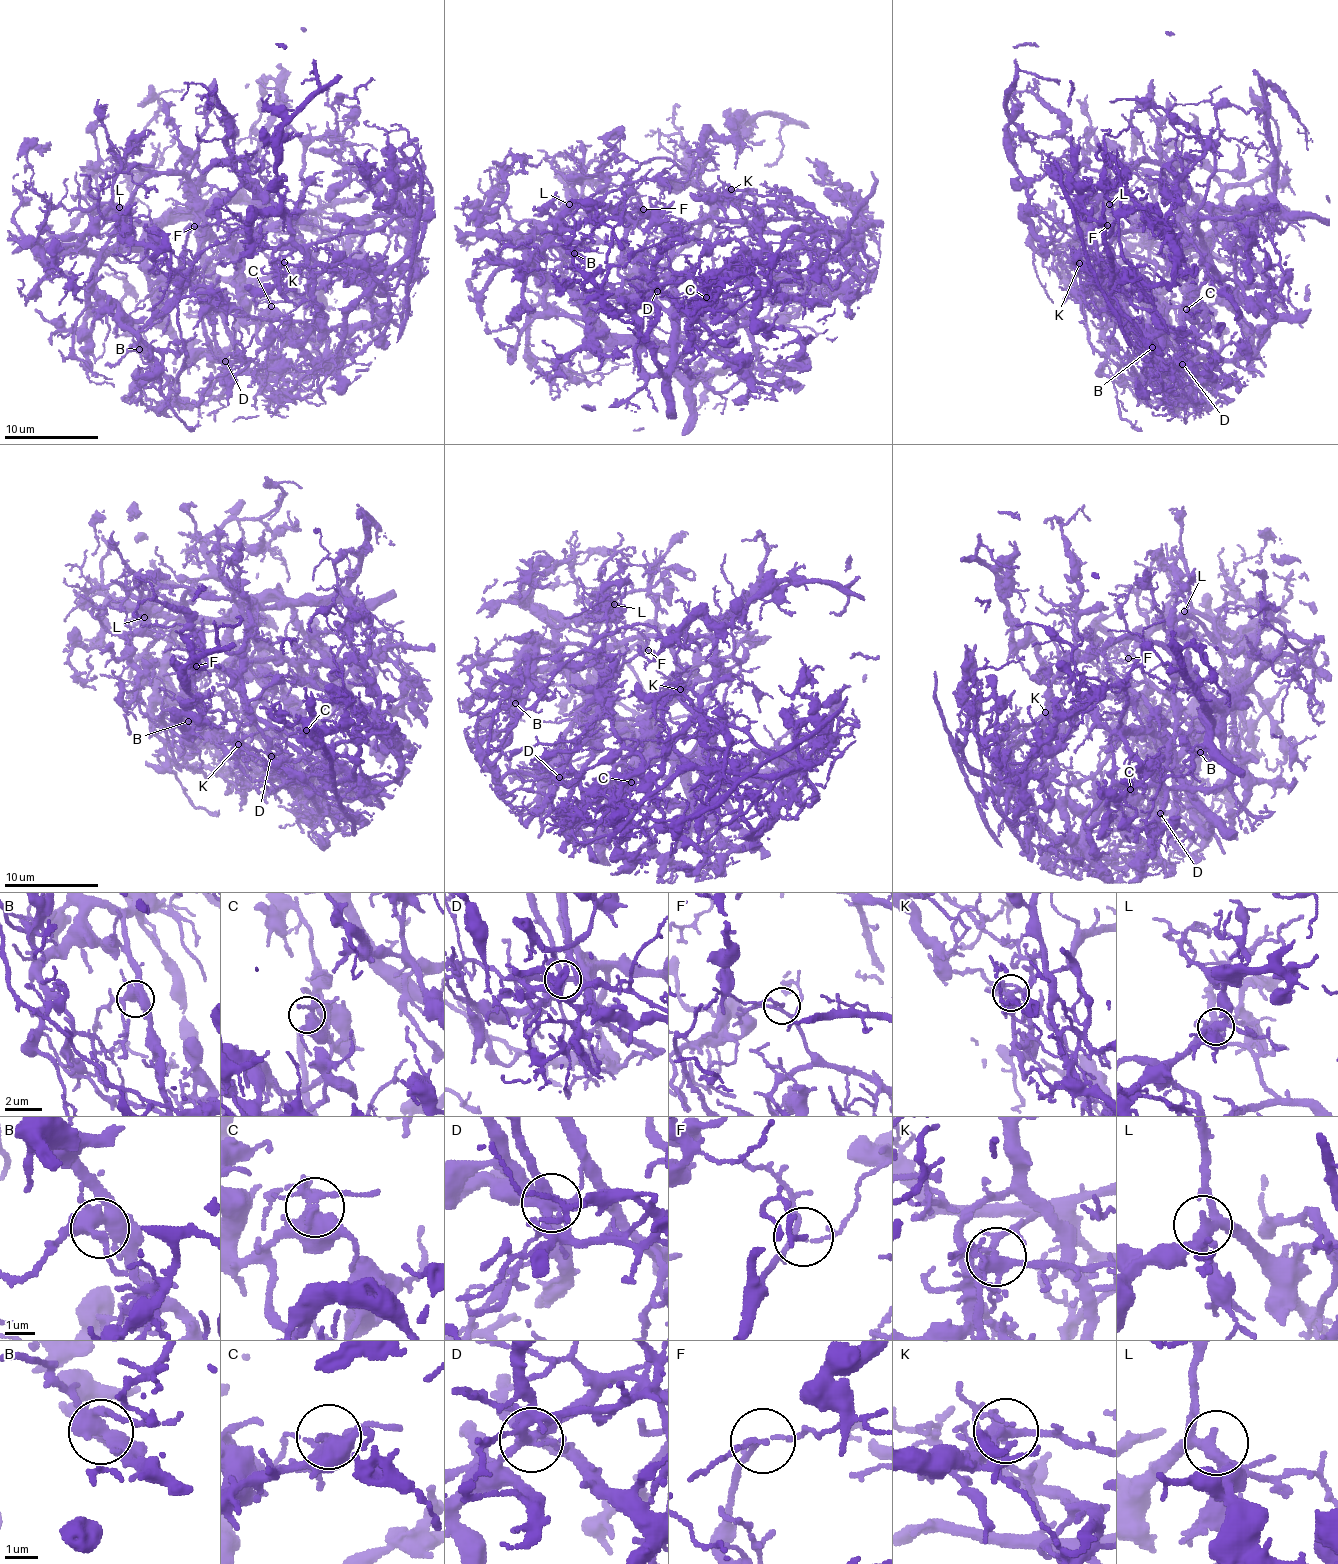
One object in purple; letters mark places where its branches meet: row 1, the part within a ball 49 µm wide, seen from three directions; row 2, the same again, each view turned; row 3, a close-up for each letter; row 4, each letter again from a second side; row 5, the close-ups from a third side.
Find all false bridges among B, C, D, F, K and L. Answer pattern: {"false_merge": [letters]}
{"false_merge": ["D", "F", "K"]}

